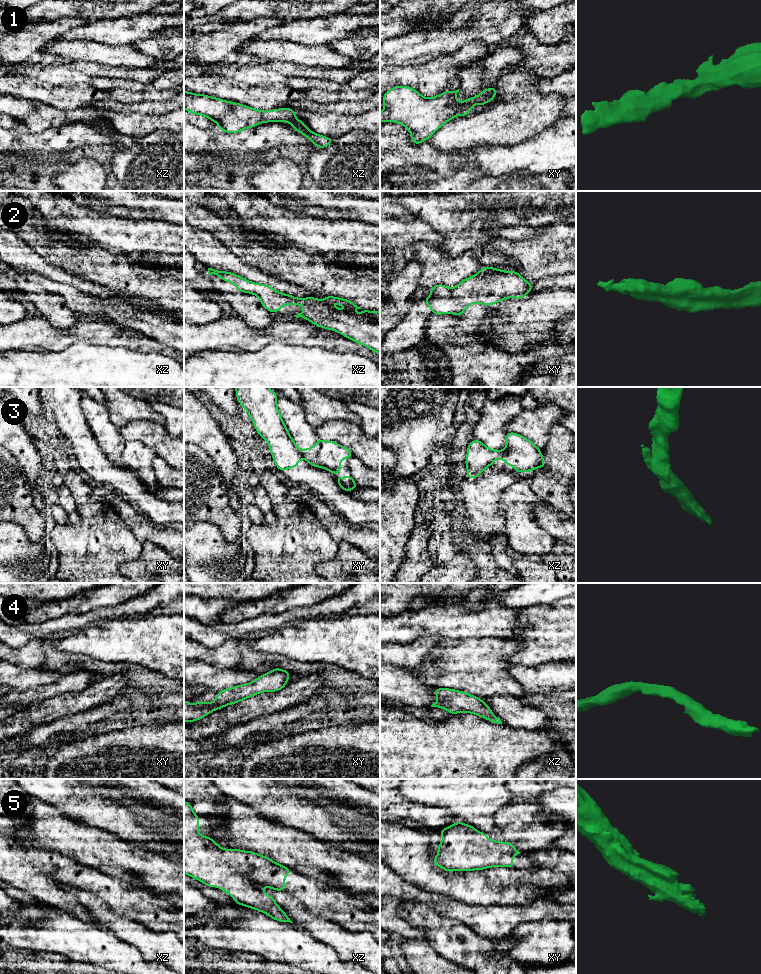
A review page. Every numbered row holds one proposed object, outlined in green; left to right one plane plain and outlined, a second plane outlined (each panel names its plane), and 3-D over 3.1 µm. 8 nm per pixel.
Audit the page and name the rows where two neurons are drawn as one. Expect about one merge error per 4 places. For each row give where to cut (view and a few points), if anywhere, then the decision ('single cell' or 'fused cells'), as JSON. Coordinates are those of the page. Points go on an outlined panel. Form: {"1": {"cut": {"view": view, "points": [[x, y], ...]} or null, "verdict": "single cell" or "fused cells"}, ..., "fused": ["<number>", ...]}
{"1": {"cut": null, "verdict": "single cell"}, "2": {"cut": null, "verdict": "single cell"}, "3": {"cut": {"view": "xy", "points": [[299, 450], [302, 456]]}, "verdict": "fused cells"}, "4": {"cut": null, "verdict": "single cell"}, "5": {"cut": null, "verdict": "single cell"}, "fused": ["3"]}

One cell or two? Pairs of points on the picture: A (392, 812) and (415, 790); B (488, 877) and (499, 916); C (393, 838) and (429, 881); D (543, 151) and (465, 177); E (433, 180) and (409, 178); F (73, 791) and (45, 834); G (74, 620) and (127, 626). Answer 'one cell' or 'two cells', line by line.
A: two cells
B: two cells
C: one cell
D: two cells
E: one cell
F: two cells
G: two cells

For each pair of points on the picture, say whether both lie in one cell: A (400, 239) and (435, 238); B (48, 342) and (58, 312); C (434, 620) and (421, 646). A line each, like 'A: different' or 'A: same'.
A: same
B: different
C: different

